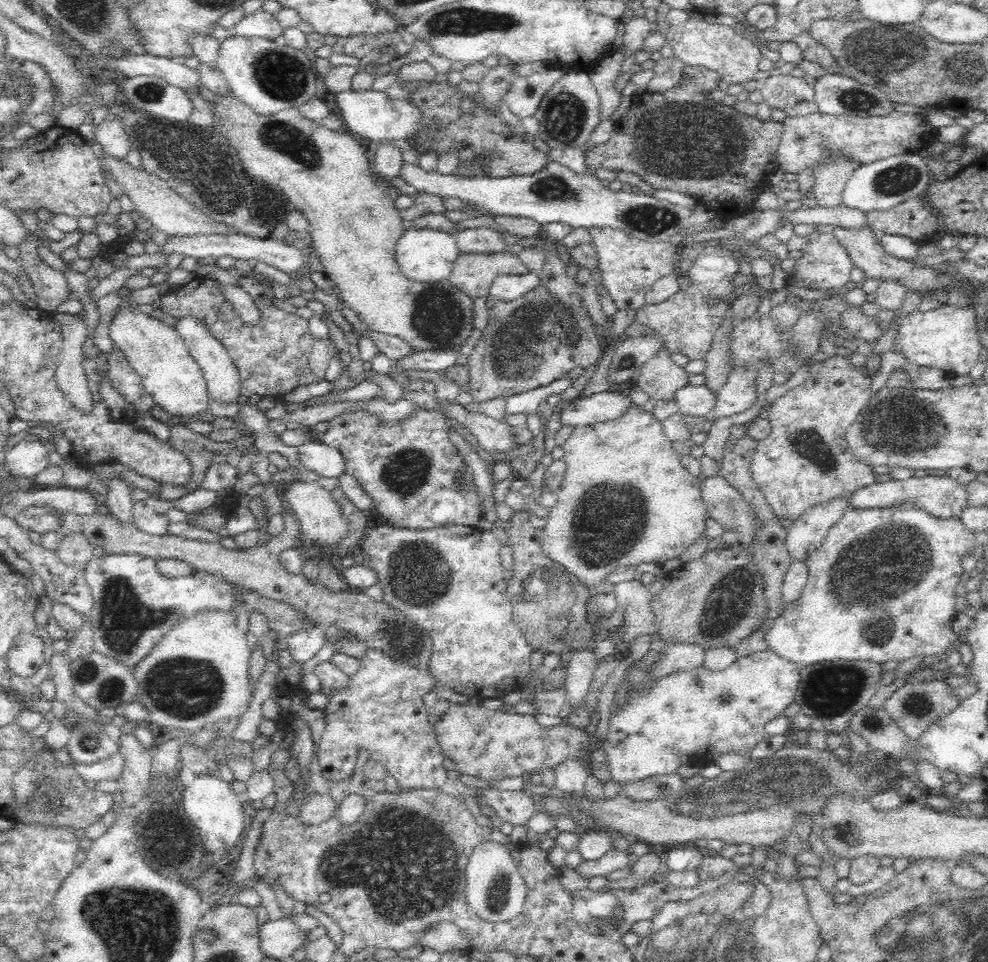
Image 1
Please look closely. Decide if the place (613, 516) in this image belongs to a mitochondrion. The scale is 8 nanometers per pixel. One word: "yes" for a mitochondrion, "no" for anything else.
yes

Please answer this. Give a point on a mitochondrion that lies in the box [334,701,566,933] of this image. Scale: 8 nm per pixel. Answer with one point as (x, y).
(497, 894)

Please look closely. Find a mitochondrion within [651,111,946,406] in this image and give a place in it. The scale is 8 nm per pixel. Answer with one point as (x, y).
(898, 179)

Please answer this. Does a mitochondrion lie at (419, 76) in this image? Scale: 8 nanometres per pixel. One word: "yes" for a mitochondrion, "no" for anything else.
no

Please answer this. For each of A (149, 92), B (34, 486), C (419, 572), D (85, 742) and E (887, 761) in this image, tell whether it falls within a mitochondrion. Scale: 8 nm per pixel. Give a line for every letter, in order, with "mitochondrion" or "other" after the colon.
A: mitochondrion
B: other
C: mitochondrion
D: other
E: other

